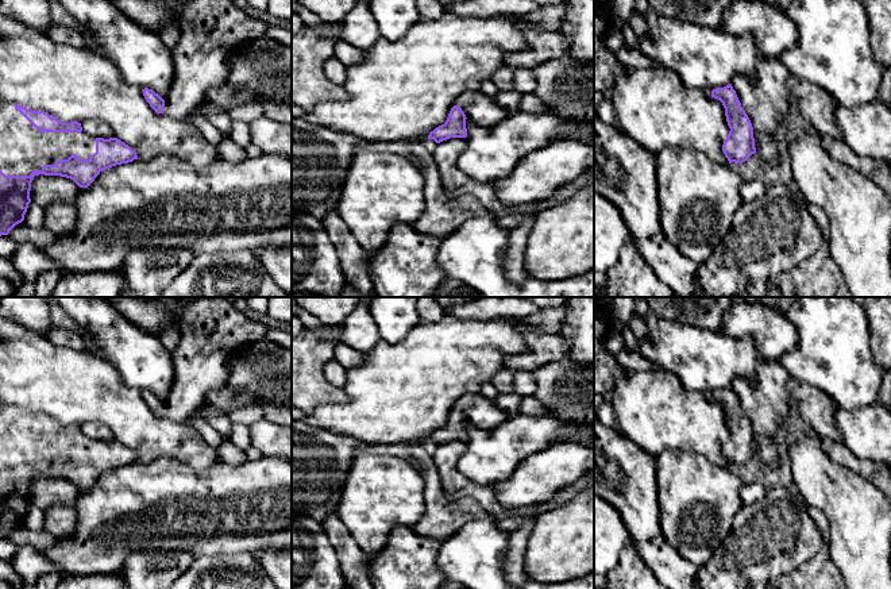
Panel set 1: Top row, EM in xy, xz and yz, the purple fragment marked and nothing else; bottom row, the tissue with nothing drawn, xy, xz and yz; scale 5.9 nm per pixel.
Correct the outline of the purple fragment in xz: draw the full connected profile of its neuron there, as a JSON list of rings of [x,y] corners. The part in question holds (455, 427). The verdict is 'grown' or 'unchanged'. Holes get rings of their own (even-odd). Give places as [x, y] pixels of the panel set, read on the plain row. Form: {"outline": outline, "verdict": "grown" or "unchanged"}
{"outline": [[[464,394],[451,411],[444,427],[429,435],[428,442],[436,446],[450,440],[466,440],[466,423],[470,421],[478,428],[493,428],[501,426],[508,413],[481,394]]], "verdict": "grown"}

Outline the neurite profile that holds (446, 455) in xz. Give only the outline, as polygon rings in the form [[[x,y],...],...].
[[[450,440],[432,453],[440,477],[440,485],[447,494],[462,490],[470,480],[458,470],[458,459],[466,451],[466,440]]]

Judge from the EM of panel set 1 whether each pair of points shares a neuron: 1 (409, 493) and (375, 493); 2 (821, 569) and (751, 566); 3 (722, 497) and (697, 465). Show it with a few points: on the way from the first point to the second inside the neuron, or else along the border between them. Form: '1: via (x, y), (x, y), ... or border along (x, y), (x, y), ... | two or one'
1: via (401, 493), (384, 493) | one
2: border along (821, 545), (797, 569), (780, 574) | two
3: via (714, 489), (698, 473) | one

